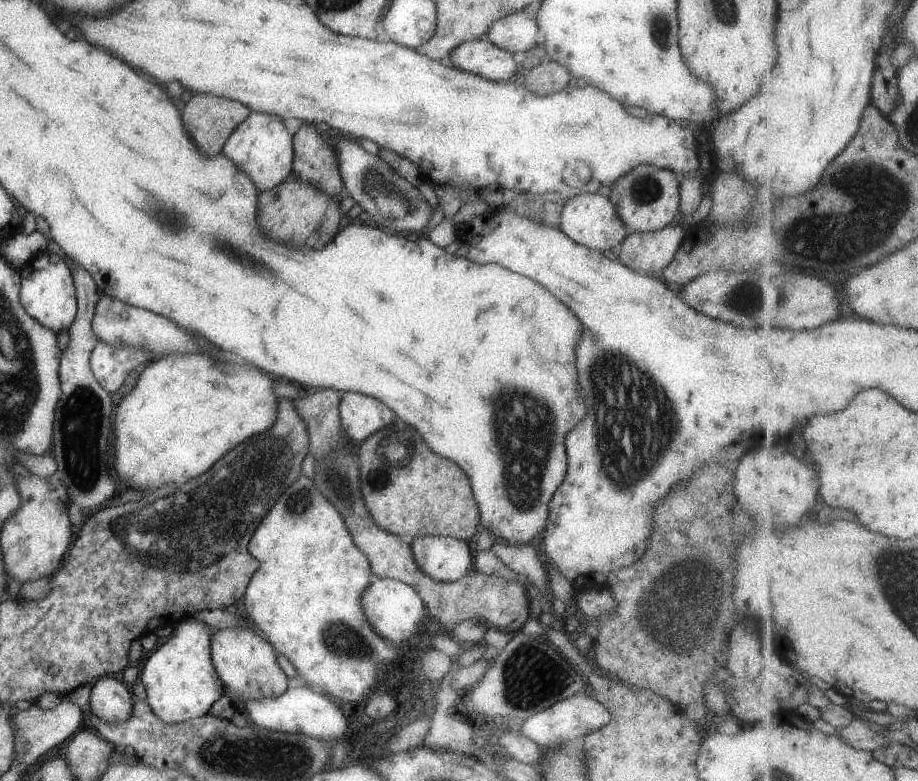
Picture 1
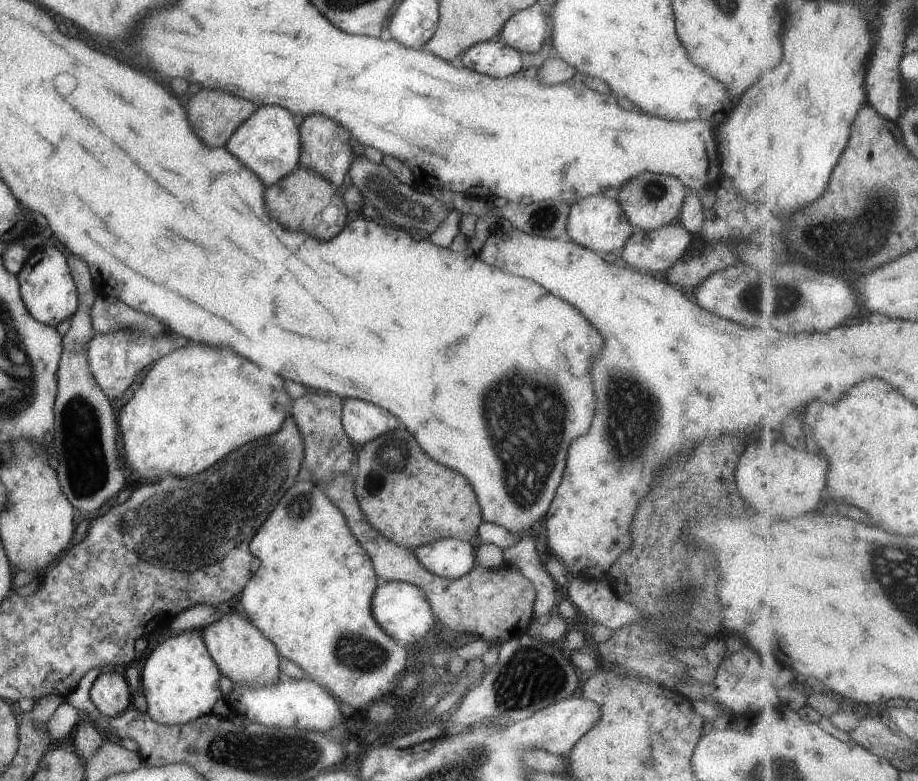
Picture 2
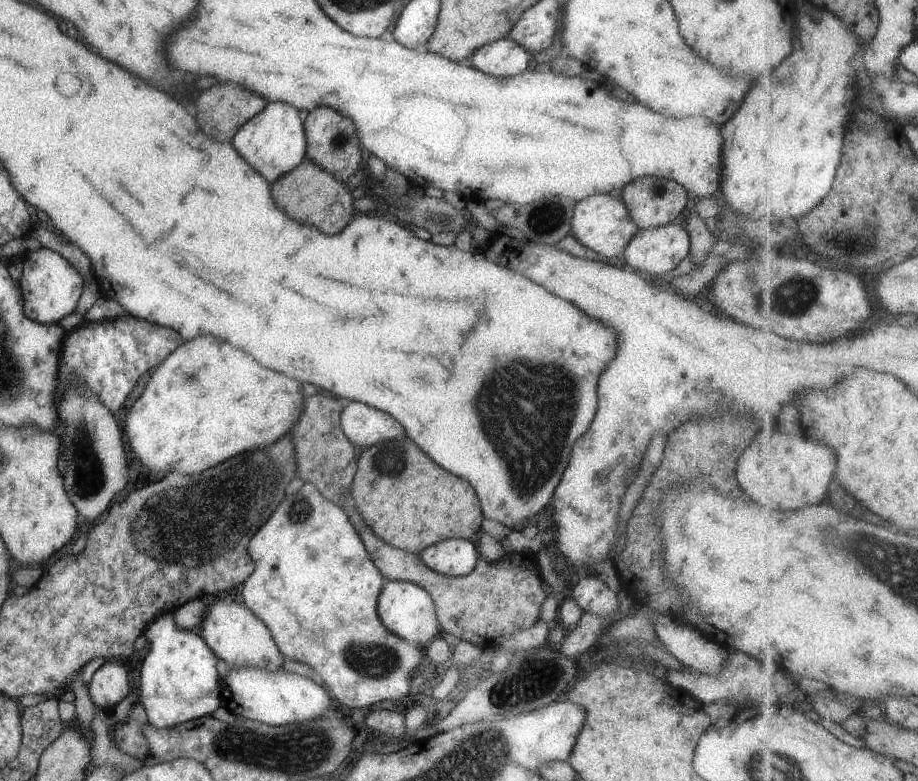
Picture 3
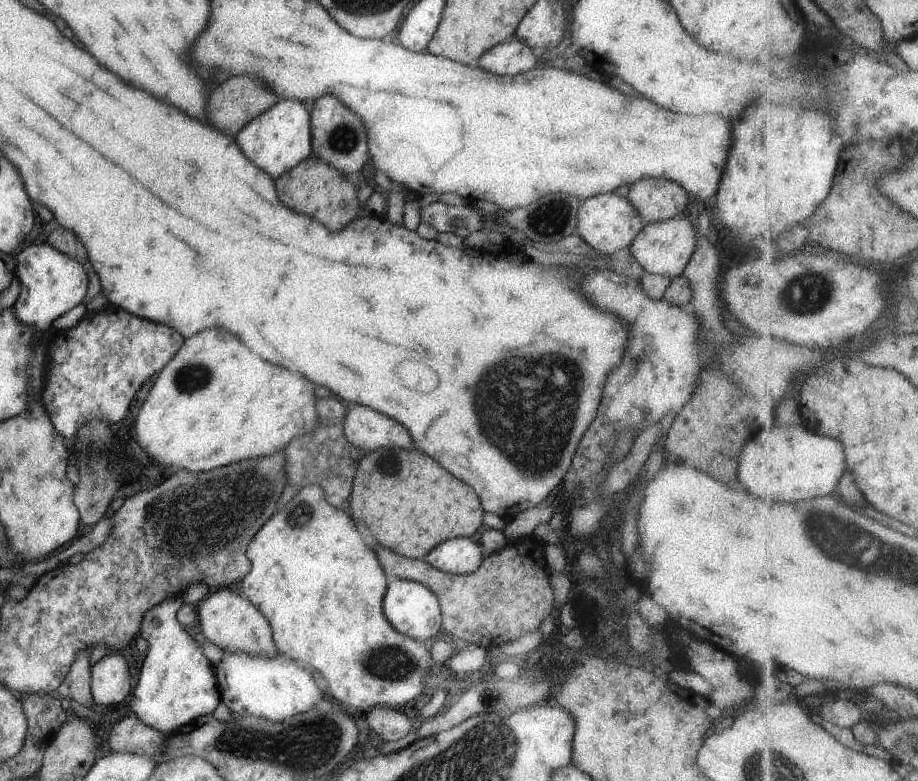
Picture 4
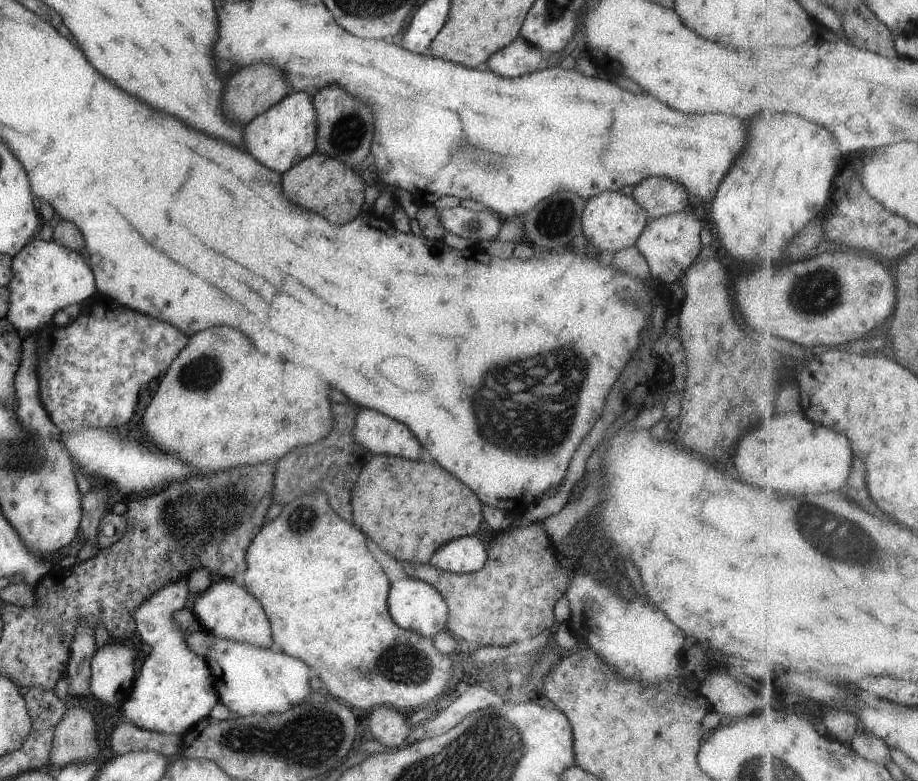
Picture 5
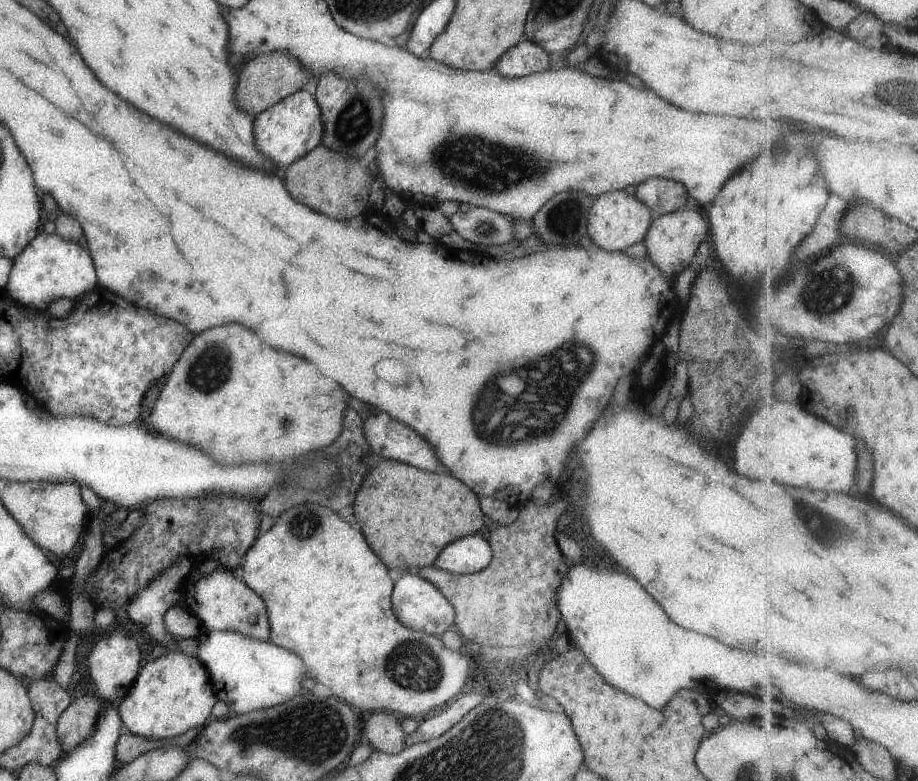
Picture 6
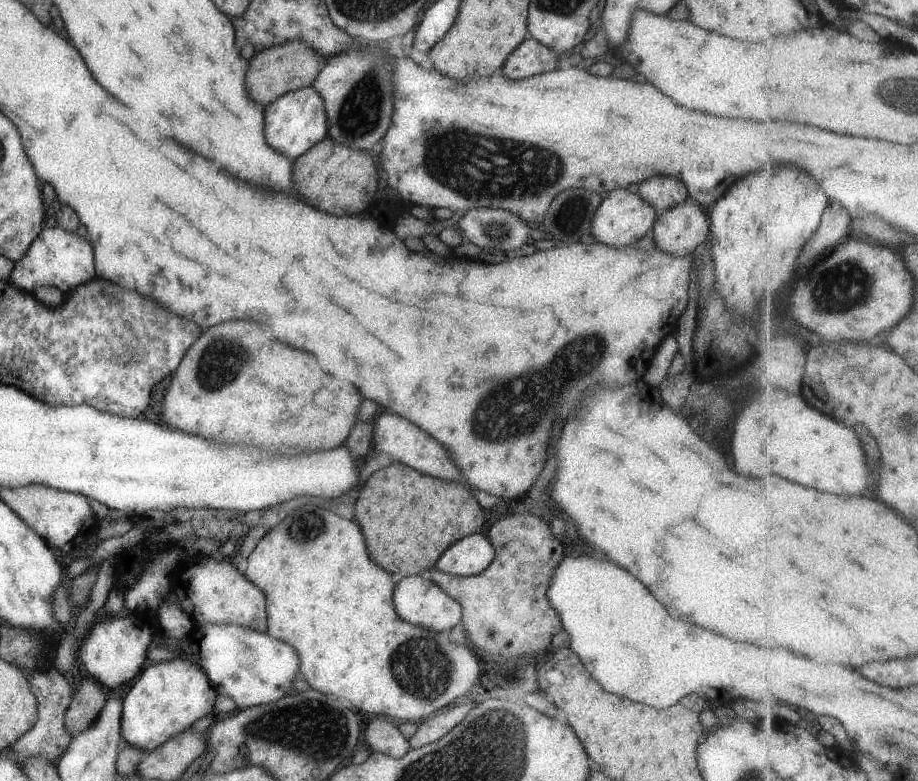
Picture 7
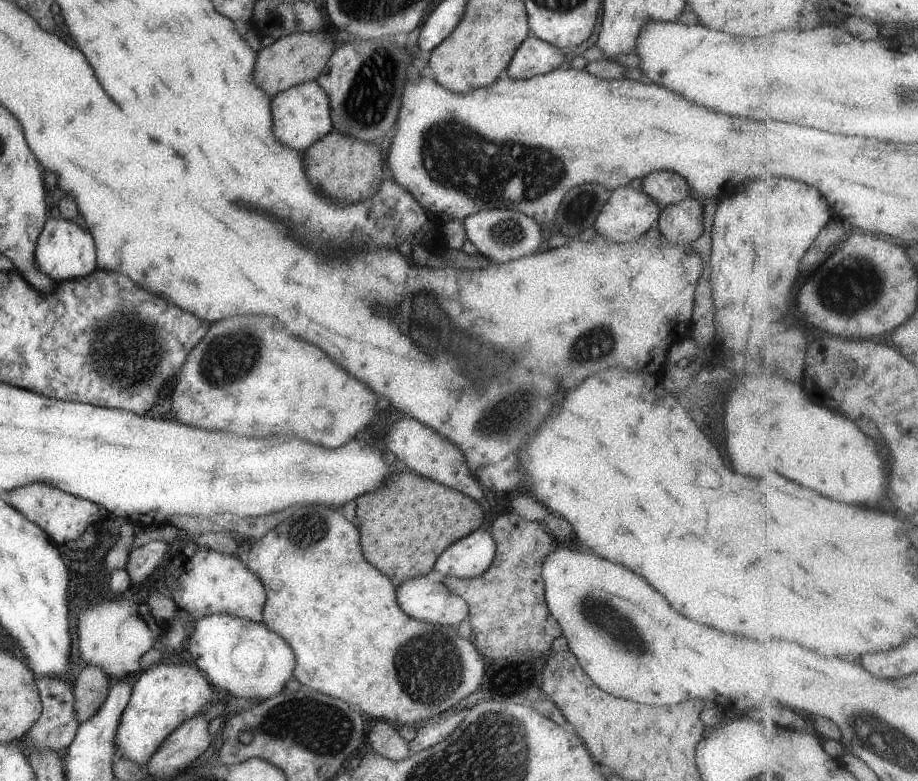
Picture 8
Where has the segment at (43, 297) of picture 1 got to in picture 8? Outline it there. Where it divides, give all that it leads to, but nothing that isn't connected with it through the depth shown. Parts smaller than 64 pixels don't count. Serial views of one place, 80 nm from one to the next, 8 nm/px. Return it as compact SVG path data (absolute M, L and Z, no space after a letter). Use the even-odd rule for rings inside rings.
M47 217L41 233L36 240L33 250L33 262L37 270L47 274L51 281L63 282L71 278L82 278L95 270L95 244L83 228L77 228L71 222L65 222L61 218Z

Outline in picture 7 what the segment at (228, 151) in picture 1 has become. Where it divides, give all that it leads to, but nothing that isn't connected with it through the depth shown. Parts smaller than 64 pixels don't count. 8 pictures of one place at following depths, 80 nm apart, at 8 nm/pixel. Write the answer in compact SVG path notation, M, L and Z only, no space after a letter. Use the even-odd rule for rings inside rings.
M305 86L295 91L284 93L267 104L263 112L265 118L265 142L289 156L297 158L305 150L309 150L313 144L319 142L327 135L327 118L325 117L325 106L321 100L321 94L317 93L312 86Z

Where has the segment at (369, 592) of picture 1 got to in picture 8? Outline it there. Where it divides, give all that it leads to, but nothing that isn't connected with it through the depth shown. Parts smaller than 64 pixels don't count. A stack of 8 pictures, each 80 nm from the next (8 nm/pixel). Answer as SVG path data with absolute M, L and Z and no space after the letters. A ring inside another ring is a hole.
M427 576L413 578L396 588L399 608L416 620L456 626L468 616L467 604L447 590L445 584L430 580Z

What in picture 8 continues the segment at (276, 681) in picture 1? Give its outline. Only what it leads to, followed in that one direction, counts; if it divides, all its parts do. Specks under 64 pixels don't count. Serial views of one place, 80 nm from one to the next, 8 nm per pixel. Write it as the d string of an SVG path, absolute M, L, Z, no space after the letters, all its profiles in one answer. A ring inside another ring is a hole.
M173 544L171 554L163 560L163 578L167 590L178 609L185 610L193 616L203 617L207 614L231 614L262 622L261 610L266 600L261 578L257 578L236 554L222 554L214 550L205 550L194 544Z

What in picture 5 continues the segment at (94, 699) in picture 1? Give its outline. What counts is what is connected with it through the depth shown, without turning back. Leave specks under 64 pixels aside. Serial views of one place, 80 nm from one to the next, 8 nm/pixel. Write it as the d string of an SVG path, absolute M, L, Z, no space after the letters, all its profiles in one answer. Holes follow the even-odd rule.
M120 640L107 642L94 650L90 659L89 691L99 701L119 705L130 694L135 678L133 652Z

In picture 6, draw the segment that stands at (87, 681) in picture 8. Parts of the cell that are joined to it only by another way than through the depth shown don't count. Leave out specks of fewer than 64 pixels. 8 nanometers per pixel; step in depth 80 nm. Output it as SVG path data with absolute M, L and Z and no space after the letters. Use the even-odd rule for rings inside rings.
M89 694L75 697L59 714L56 732L64 754L71 752L77 744L85 742L85 738L89 738L95 732L95 724L103 703L97 699L99 697Z

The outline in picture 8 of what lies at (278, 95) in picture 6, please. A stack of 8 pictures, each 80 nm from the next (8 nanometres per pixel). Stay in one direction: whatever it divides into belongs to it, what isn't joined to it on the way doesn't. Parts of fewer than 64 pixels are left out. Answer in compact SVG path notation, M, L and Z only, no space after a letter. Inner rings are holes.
M327 31L291 32L287 36L278 37L273 44L257 52L257 60L253 66L253 82L273 97L277 92L291 86L316 80L335 48L331 33Z

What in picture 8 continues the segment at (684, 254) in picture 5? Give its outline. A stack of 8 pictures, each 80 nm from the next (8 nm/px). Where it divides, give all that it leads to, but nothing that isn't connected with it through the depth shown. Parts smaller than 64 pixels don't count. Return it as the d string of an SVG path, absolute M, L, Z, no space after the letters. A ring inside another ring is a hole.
M694 194L663 207L657 222L659 233L671 244L690 244L703 232L704 201Z

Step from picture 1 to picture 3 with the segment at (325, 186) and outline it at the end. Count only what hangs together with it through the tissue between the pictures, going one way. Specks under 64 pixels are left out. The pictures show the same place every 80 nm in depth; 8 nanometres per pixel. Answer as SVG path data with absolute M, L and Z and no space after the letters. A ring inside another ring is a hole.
M315 107L307 114L303 122L303 131L306 141L305 161L313 162L337 181L345 182L358 170L359 163L362 161L360 143L353 122L349 118L340 116L335 110L328 107Z

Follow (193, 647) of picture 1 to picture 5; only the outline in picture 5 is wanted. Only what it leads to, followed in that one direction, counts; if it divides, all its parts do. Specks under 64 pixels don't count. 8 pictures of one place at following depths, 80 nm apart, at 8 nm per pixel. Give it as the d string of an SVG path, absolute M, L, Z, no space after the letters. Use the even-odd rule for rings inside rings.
M188 575L167 582L157 592L149 594L135 610L133 622L141 641L148 642L151 652L139 668L128 697L120 704L122 714L133 726L163 735L183 735L199 720L209 717L209 712L218 704L205 660L193 654L183 640L177 622L171 618L173 612L188 606Z

